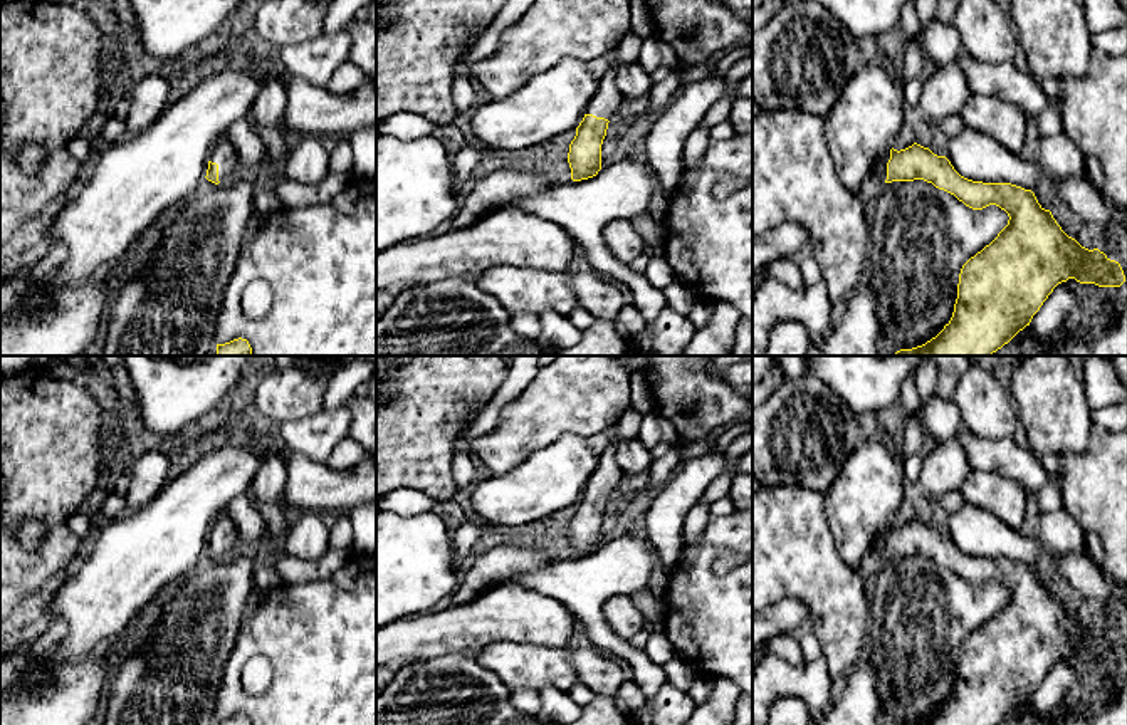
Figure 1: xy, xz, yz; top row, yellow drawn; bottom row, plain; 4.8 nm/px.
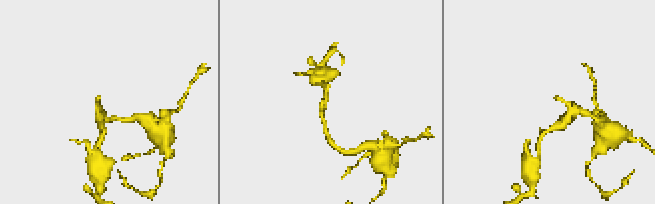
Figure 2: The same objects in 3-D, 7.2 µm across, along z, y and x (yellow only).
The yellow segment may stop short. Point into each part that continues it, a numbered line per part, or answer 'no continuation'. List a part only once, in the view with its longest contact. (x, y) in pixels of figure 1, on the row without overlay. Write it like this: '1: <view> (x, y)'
1: yz (879, 551)

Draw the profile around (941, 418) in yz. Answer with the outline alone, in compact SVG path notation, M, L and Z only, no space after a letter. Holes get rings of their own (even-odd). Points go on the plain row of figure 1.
M937 394L922 401L914 418L922 423L925 438L936 438L937 441L956 438L962 428L961 411L954 399L942 399Z

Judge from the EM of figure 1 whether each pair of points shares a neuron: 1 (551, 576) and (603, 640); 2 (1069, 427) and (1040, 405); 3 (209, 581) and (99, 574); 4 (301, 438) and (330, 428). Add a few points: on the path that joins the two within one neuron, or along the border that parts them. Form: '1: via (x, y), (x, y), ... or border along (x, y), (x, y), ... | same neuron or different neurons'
1: via (566, 591), (590, 615), (595, 625) | same neuron
2: via (1062, 420), (1047, 405) | same neuron
3: border along (205, 554), (155, 598) | different neurons
4: via (308, 437), (314, 437), (323, 428) | same neuron

